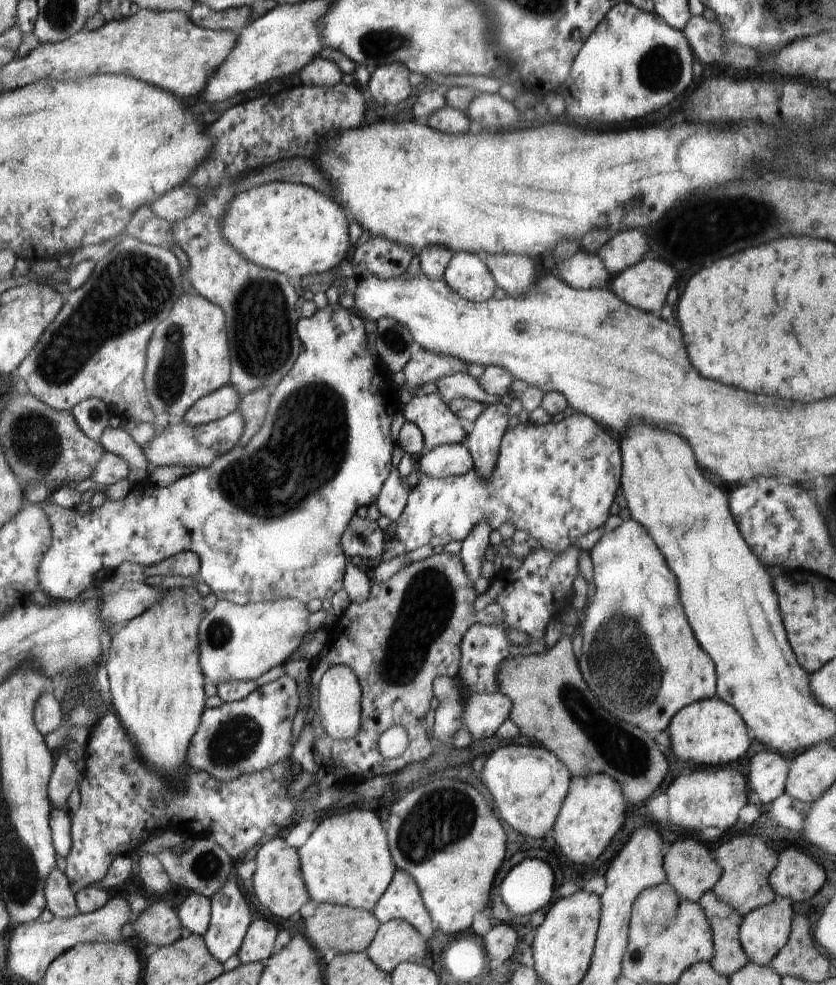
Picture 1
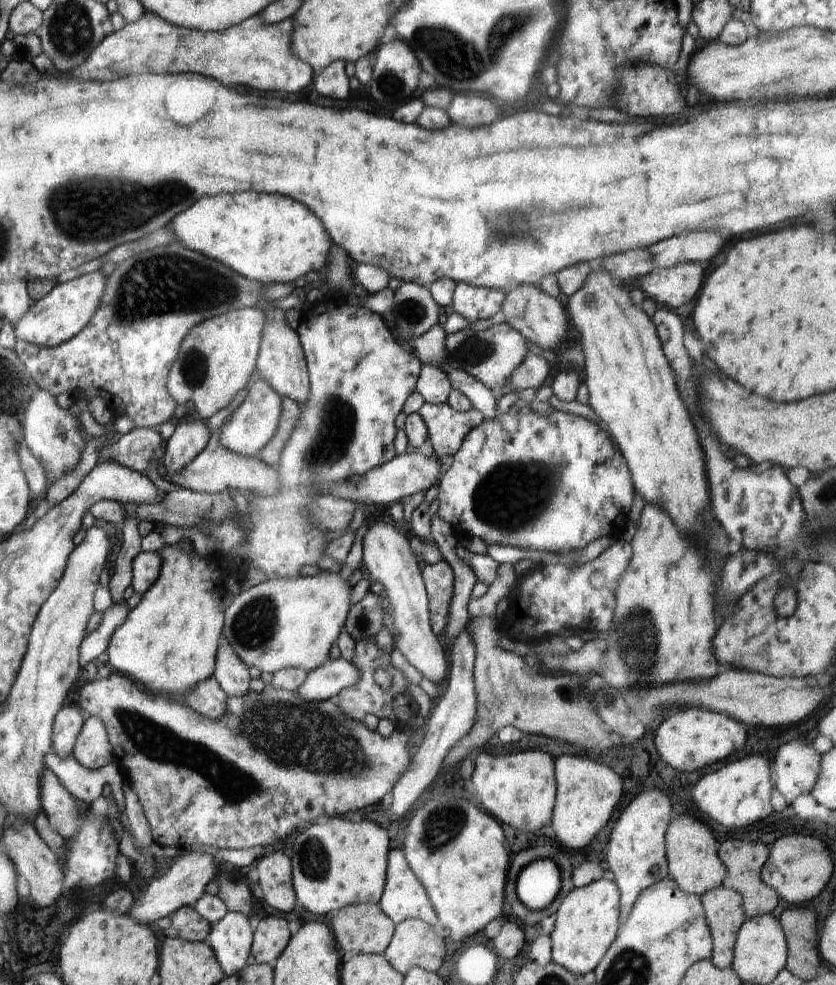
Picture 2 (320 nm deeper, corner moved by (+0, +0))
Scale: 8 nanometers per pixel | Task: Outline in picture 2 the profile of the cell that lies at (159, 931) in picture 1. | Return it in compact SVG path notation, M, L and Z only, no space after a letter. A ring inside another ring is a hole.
M193 907L180 908L170 919L178 937L186 941L203 942L211 932L211 925Z

